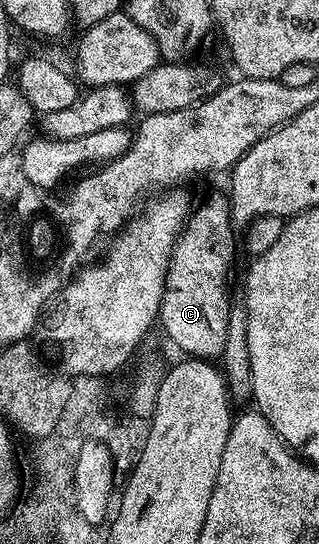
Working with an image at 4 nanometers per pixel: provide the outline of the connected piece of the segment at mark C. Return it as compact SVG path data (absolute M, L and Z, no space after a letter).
M227 192L212 193L204 205L195 206L172 252L164 298L160 304L159 324L168 337L192 359L219 359L226 347L226 327L230 312L228 272L232 256L238 253L238 233L232 230L234 218Z

